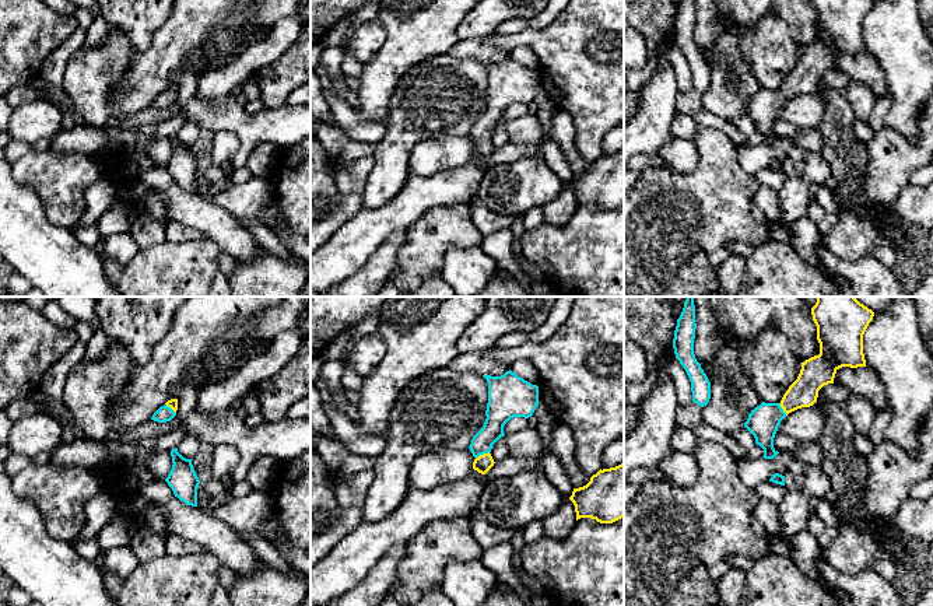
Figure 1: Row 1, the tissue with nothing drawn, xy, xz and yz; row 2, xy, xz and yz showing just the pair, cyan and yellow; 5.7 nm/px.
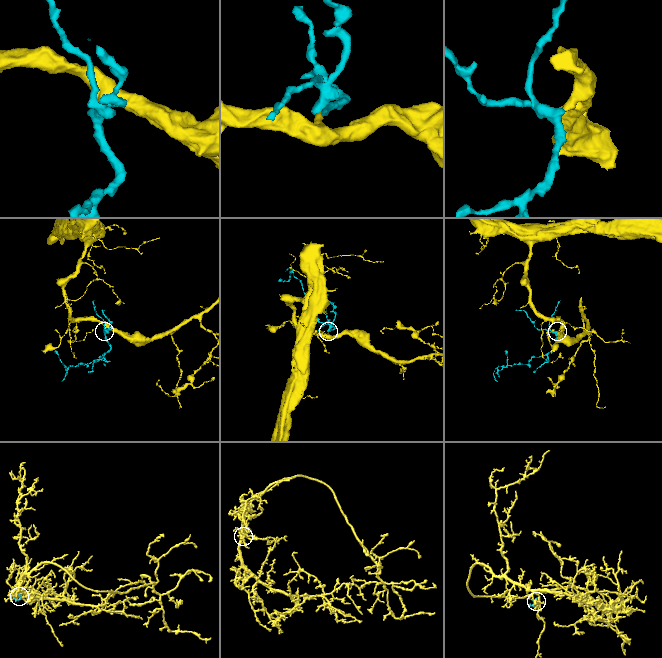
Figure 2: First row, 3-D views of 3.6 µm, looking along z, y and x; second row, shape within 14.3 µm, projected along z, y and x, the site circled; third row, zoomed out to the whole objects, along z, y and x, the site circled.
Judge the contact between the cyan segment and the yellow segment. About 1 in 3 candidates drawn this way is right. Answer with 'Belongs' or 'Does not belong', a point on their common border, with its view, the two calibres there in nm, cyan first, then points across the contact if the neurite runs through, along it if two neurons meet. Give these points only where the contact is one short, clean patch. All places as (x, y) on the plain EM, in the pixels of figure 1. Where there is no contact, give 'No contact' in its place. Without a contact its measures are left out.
Belongs. Touches cyan at xz (481, 140). Thickness 140 nm (cyan) against 100 nm. Path across: xz (498, 101), (481, 129), (481, 140), (483, 150)

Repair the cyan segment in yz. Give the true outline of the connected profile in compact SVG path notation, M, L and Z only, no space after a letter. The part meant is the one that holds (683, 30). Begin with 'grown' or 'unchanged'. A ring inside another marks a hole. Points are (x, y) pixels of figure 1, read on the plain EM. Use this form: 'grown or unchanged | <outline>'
unchanged | M681 0L674 17L673 35L691 67L692 88L701 94L711 85L711 69L694 41L695 0Z

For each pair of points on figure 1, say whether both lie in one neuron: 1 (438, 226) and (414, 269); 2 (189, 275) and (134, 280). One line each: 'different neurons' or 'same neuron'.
1: same neuron
2: same neuron

